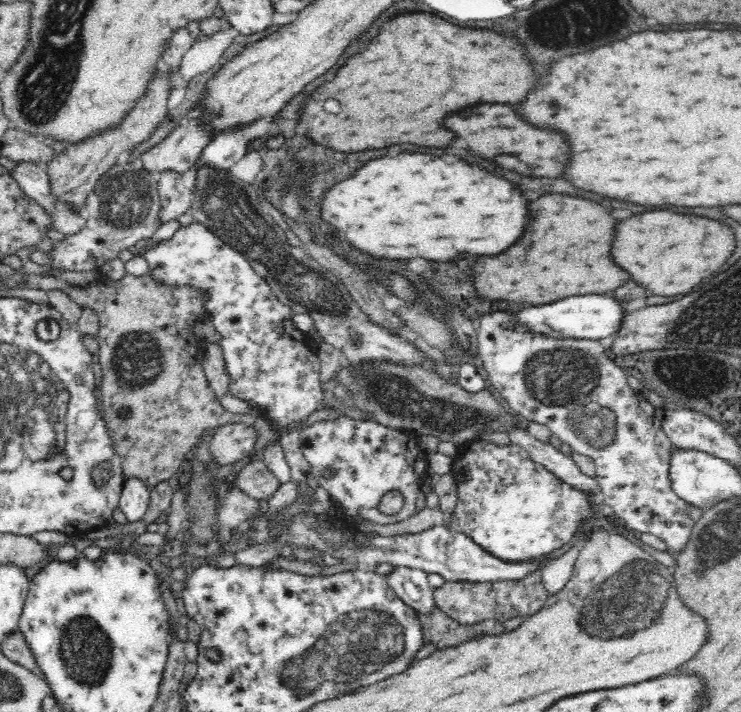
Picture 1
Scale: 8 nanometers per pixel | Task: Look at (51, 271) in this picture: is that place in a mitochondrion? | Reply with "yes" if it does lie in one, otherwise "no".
no

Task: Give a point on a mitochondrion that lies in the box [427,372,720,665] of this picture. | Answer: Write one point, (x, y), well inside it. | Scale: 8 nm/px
(631, 598)

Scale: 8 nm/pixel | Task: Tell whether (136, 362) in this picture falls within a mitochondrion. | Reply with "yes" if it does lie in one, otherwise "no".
yes

